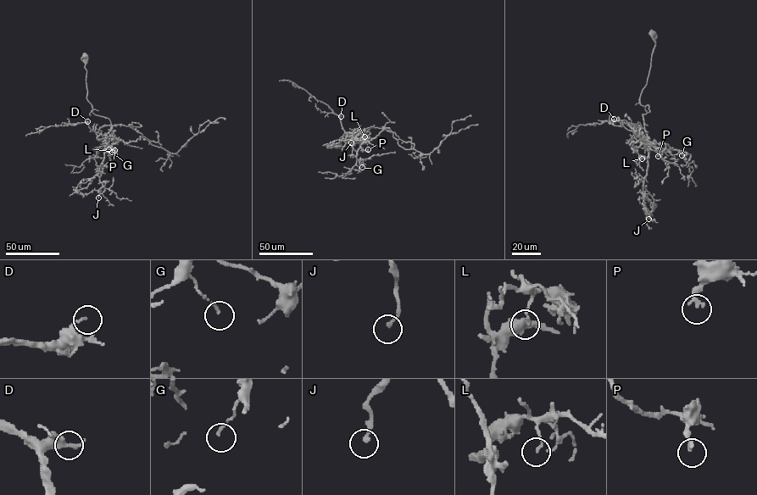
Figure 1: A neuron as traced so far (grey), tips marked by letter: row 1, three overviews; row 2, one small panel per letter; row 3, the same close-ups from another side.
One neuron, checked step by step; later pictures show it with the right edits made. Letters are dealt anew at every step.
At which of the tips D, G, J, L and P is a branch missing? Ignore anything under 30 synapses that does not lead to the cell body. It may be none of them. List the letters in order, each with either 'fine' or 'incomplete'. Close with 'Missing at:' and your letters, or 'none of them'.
D: fine
G: fine
J: fine
L: fine
P: fine
Missing at: none of them

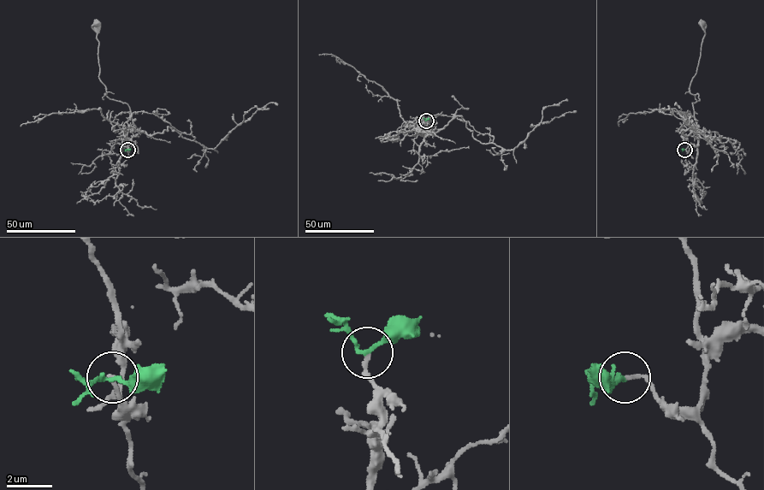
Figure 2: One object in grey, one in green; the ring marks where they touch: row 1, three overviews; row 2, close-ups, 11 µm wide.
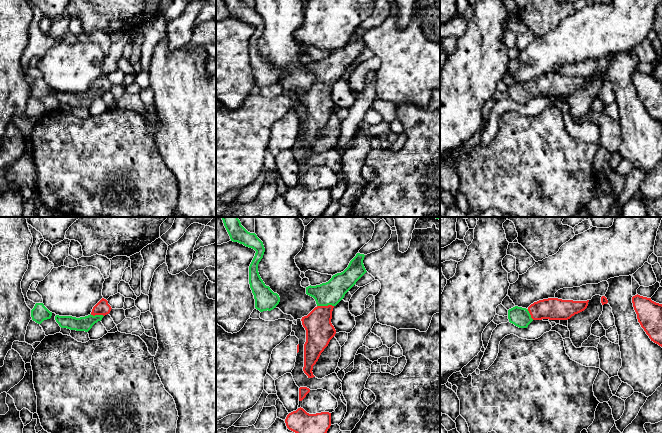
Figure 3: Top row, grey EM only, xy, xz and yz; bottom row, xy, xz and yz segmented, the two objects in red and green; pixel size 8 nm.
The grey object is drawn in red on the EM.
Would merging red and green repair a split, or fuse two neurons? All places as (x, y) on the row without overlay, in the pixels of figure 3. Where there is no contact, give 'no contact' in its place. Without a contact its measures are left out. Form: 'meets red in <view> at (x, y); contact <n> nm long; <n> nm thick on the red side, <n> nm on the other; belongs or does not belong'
meets red in xz at (325, 82); contact 140 nm long; 220 nm thick on the red side, 190 nm on the other; belongs

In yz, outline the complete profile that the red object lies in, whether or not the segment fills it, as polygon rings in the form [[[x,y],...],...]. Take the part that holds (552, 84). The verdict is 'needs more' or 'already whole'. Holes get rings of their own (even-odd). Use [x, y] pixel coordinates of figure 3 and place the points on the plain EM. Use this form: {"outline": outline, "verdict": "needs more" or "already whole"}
{"outline": [[[548,74],[531,80],[527,85],[515,82],[508,86],[509,98],[519,104],[527,104],[533,96],[568,96],[584,87],[587,77],[562,76]]], "verdict": "needs more"}

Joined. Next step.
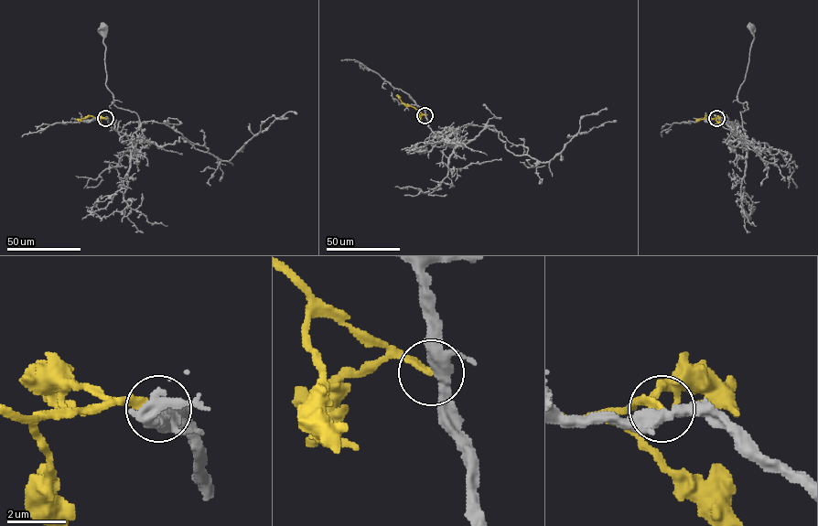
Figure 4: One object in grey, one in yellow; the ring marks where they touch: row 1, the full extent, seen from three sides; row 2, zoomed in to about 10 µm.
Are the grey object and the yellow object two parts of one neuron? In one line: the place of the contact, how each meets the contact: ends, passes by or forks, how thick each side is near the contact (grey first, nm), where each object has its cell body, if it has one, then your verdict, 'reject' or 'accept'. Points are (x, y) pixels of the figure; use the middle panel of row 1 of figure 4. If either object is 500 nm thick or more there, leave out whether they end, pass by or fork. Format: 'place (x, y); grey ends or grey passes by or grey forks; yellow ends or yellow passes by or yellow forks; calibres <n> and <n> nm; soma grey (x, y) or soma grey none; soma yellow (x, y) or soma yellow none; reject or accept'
place (425, 115); grey forks; yellow ends; calibres 360 and 280 nm; soma grey (422, 149); soma yellow none; reject

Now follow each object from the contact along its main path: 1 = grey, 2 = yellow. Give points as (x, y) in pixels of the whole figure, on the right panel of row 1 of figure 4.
1: (716, 118), (748, 143), (740, 112), (748, 108), (746, 101), (738, 101), (737, 93), (754, 38), (751, 26)
2: (716, 118), (707, 116), (697, 119)

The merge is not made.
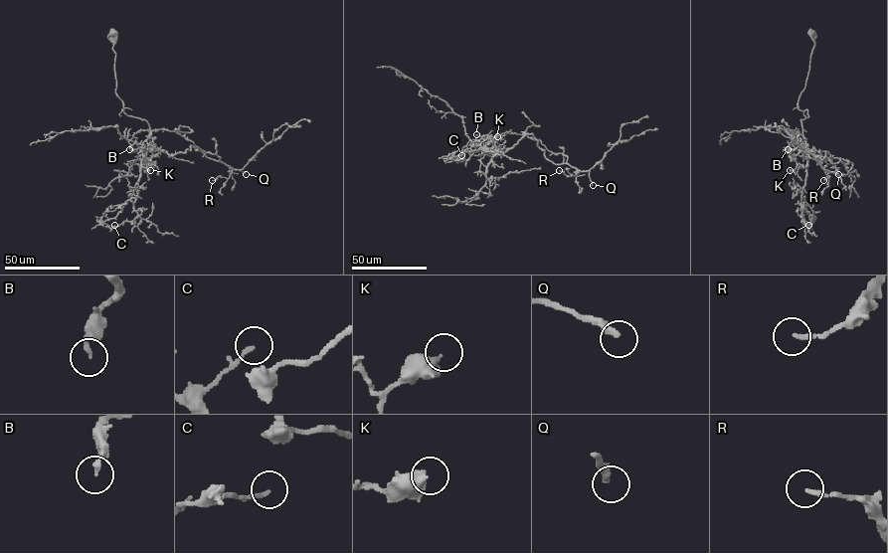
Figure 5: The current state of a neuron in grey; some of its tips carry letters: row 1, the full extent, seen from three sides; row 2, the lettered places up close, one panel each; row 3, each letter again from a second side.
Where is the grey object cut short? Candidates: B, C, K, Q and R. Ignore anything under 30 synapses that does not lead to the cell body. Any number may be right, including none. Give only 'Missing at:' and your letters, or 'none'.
Missing at: Q

